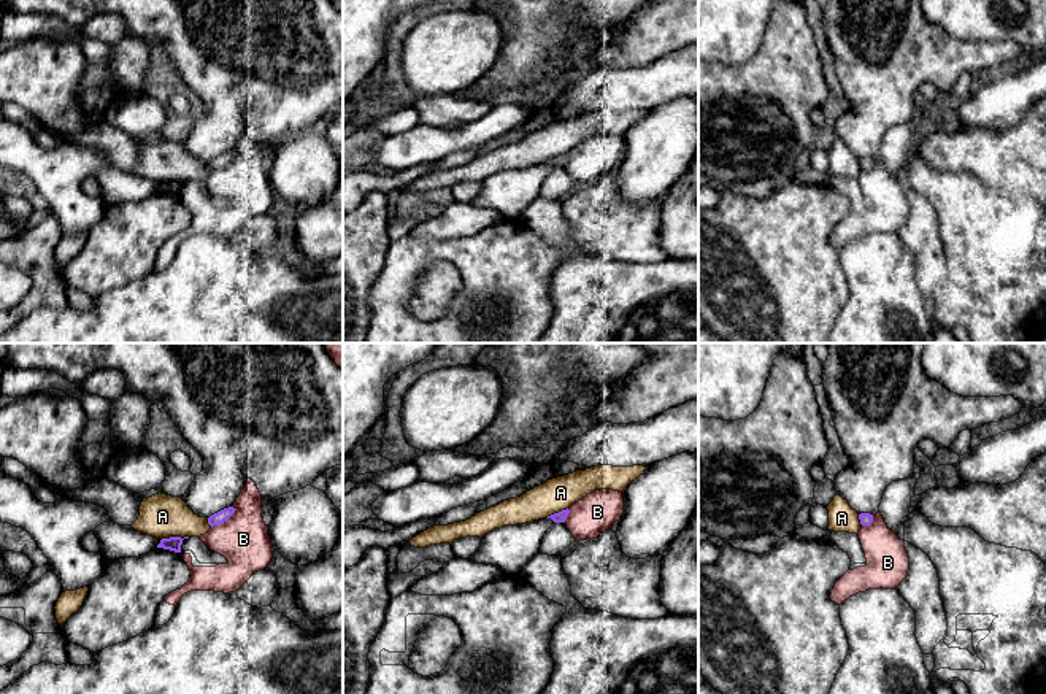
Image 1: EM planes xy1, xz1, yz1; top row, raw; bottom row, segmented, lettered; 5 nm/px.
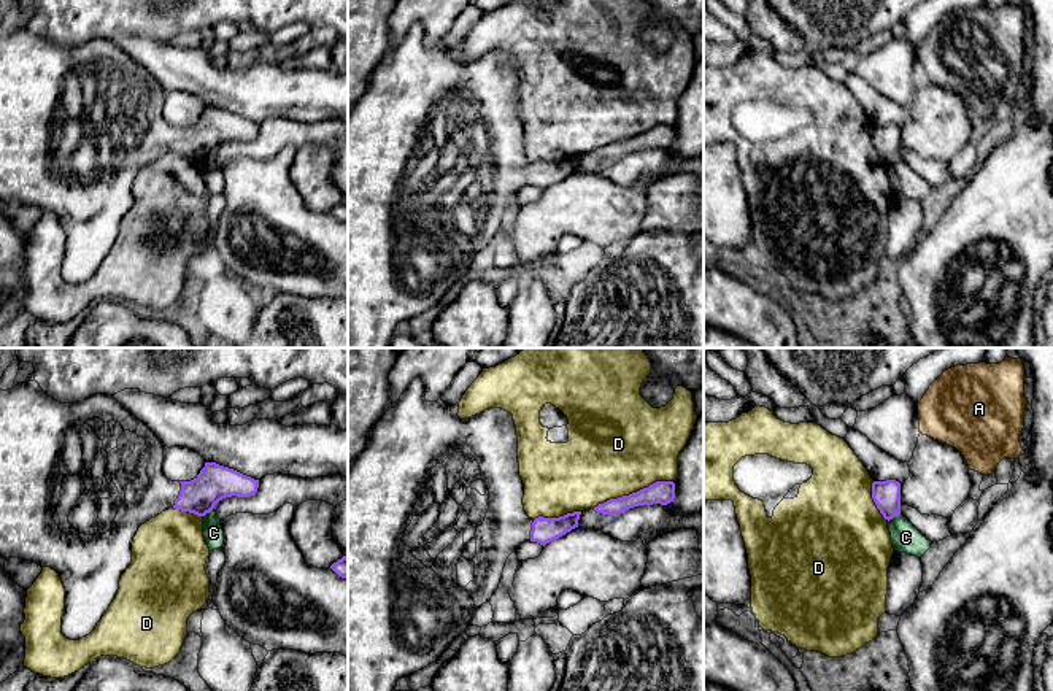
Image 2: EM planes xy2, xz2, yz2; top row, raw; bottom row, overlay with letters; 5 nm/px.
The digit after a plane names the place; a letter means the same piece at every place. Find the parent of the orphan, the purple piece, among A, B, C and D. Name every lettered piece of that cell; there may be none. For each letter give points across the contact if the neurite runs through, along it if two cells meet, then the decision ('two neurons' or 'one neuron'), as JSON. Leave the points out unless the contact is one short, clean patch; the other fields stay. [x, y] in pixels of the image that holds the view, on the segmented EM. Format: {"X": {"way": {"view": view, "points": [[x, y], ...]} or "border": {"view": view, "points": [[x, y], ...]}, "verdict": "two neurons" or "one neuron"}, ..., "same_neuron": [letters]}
{"A": {"verdict": "two neurons"}, "B": {"border": {"view": "xy1", "points": [[235, 508], [226, 520], [211, 528]]}, "verdict": "two neurons"}, "C": {"verdict": "two neurons"}, "D": {"verdict": "two neurons"}, "same_neuron": []}

